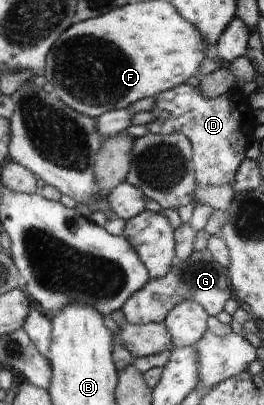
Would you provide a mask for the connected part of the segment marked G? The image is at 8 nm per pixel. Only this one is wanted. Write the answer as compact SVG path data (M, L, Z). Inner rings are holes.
M208 249L194 250L180 271L177 272L177 268L173 264L166 276L161 279L150 279L148 284L137 290L123 304L121 309L127 322L133 325L162 323L172 308L183 300L197 302L209 316L216 316L218 312L224 310L226 300L234 297L229 269L210 258L211 254Z

